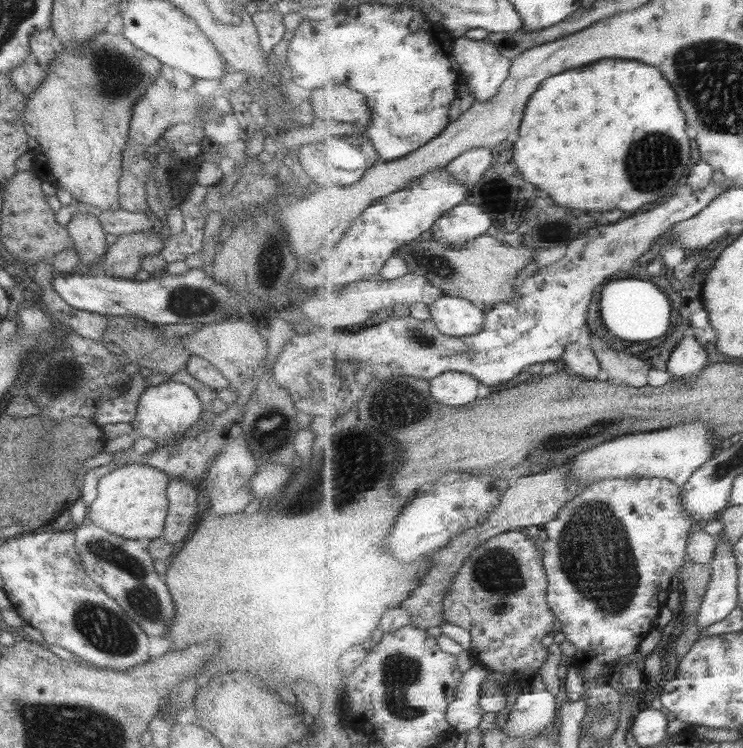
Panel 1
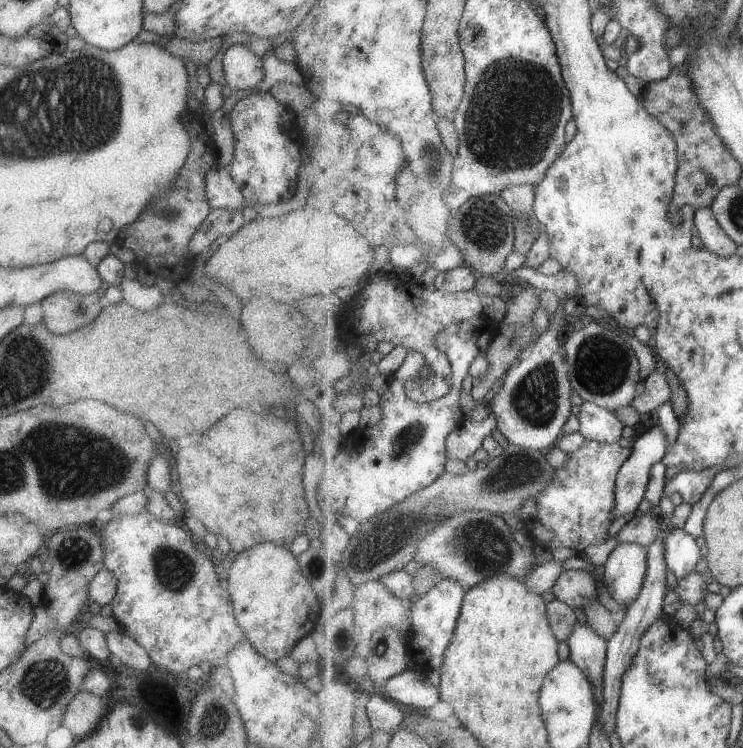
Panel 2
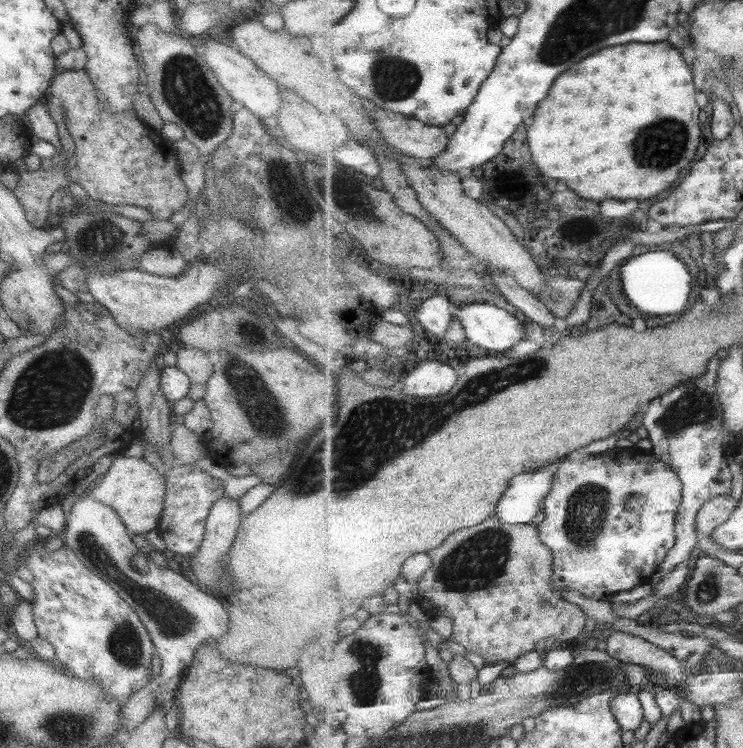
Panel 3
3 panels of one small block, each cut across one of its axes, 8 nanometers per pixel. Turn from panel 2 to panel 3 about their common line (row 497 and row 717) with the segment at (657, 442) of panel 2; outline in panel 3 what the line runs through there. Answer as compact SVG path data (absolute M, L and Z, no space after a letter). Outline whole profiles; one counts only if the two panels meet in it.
M637 690L616 694L610 703L611 710L625 732L637 730L646 719Z

